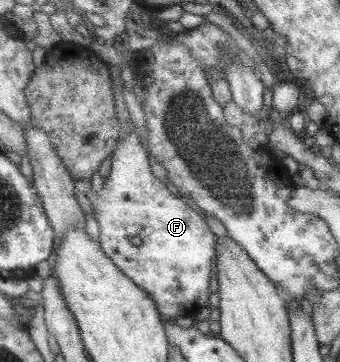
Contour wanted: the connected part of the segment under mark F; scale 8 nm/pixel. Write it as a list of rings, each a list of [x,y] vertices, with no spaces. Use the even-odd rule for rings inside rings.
[[[129,120],[127,125],[129,132],[123,138],[119,138],[114,148],[110,171],[102,187],[97,191],[89,189],[85,193],[93,208],[91,214],[97,222],[99,247],[125,277],[131,279],[151,297],[162,322],[173,322],[177,317],[194,318],[202,307],[208,305],[210,291],[207,287],[211,263],[215,257],[215,235],[209,231],[205,218],[198,209],[169,192],[164,182],[153,175],[148,164],[148,153],[139,140],[139,134],[135,132],[133,122]],[[133,236],[140,239],[139,245],[131,243]]]

